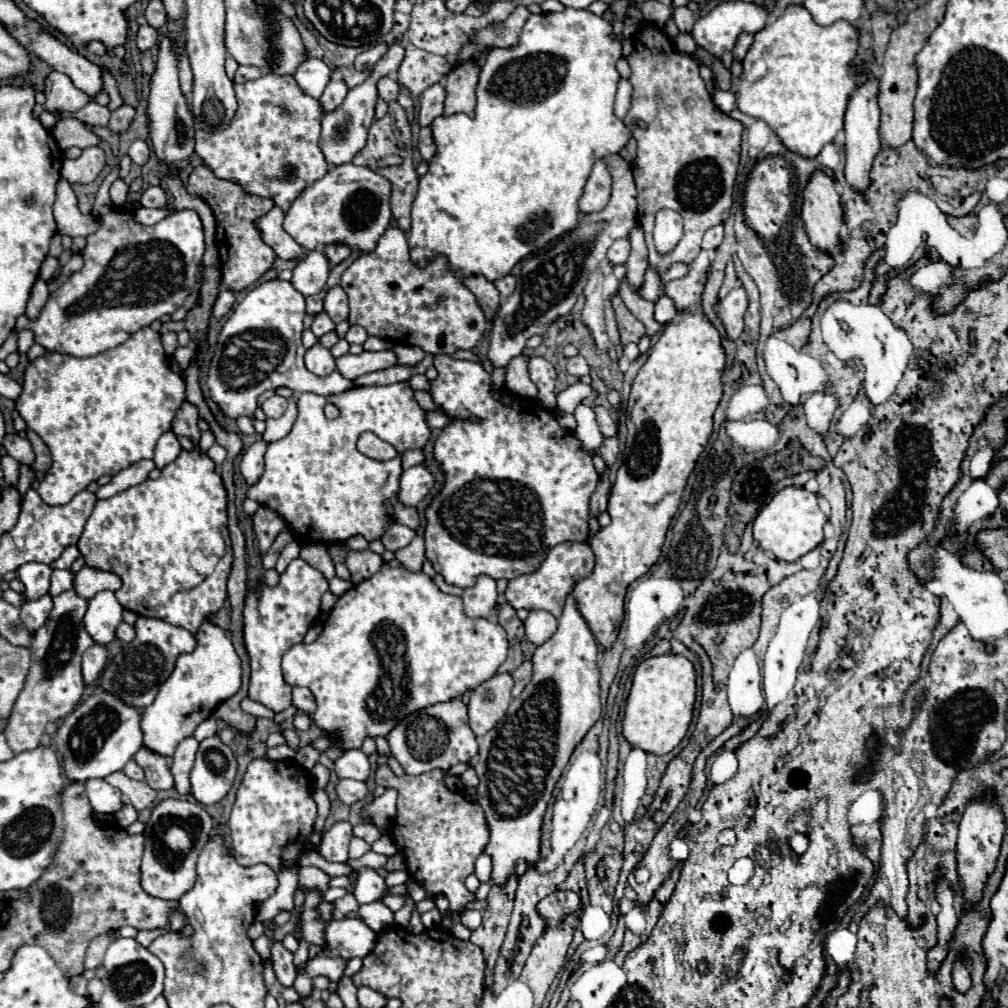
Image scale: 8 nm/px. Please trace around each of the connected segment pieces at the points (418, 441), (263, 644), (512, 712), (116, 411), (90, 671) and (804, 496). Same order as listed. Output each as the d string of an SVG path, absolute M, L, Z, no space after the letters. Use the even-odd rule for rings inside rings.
M398 382L398 384L388 384L388 386L362 386L362 388L354 386L334 396L300 394L298 418L288 436L268 444L268 450L264 456L266 470L260 476L260 480L248 488L248 498L276 510L286 520L296 540L306 542L306 544L308 542L334 544L334 542L344 542L356 534L362 534L366 540L374 540L382 536L382 532L386 532L386 528L392 522L404 524L408 528L416 528L420 522L416 508L406 508L396 498L399 480L403 473L401 456L398 455L386 462L366 458L364 454L356 450L356 442L362 432L374 432L378 438L392 444L398 454L404 454L406 450L422 448L430 438L430 428L424 420L424 410L412 400L412 388L408 388L408 382ZM328 402L336 404L340 410L340 416L334 420L328 420L324 416L324 406ZM384 500L390 501L394 509L394 517L386 510Z
M302 558L288 564L276 586L268 586L264 578L260 578L258 586L248 590L244 600L244 644L252 666L250 698L254 702L260 702L274 712L282 712L292 704L292 686L286 684L282 676L280 660L286 650L304 640L306 632L320 616L320 596L326 590L328 580L324 574Z
M568 596L562 616L558 618L558 630L552 638L548 638L544 644L540 644L532 656L534 674L524 692L514 698L506 710L506 716L480 738L480 752L478 762L474 766L480 784L478 784L478 802L484 810L486 824L490 830L490 840L484 848L484 854L492 858L492 884L504 886L512 872L516 870L516 864L520 860L534 864L540 854L540 826L542 816L546 812L548 800L552 798L552 790L564 772L570 754L574 748L582 742L586 732L594 726L594 722L600 718L600 672L596 666L598 656L598 644L578 612L574 598Z
M148 326L132 334L124 344L90 358L48 352L48 356L30 362L22 388L24 390L16 400L16 410L26 426L46 442L54 460L46 478L38 484L42 500L50 506L70 502L74 494L82 492L90 482L104 474L114 476L142 458L152 458L158 438L172 430L174 414L186 400L184 380L170 370L160 344L160 334Z
M94 644L84 652L84 656L82 656L82 676L84 676L86 684L92 684L98 678L98 674L104 670L106 658L108 658L106 646L100 646L100 644Z
M782 488L776 496L766 504L756 520L754 520L754 540L768 552L772 552L778 560L796 562L806 552L814 550L822 542L822 526L826 522L826 514L818 508L816 494L804 488Z

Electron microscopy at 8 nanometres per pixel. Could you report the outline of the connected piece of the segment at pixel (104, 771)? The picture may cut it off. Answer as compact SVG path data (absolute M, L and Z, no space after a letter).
M98 688L84 702L80 702L70 716L66 716L64 724L54 736L54 744L62 754L66 776L76 782L86 782L90 778L104 778L122 770L124 764L142 746L142 738L144 734L140 728L140 710L128 706L108 690Z

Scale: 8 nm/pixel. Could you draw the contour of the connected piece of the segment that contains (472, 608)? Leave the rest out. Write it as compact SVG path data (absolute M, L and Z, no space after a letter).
M478 576L476 584L470 588L464 588L462 600L464 600L464 612L466 616L480 616L488 618L490 610L496 606L496 580L490 576Z

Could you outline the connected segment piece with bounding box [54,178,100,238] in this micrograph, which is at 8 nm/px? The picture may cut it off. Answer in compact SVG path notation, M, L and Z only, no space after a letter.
M64 178L58 182L54 216L56 216L56 224L58 224L58 234L62 234L62 236L64 234L68 234L72 238L74 236L90 236L100 226L100 220L94 218L92 214L88 214L88 216L80 214L76 196Z

